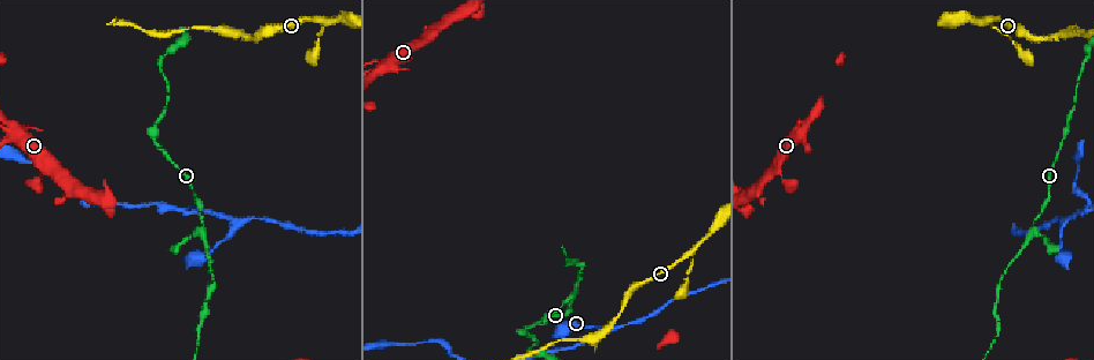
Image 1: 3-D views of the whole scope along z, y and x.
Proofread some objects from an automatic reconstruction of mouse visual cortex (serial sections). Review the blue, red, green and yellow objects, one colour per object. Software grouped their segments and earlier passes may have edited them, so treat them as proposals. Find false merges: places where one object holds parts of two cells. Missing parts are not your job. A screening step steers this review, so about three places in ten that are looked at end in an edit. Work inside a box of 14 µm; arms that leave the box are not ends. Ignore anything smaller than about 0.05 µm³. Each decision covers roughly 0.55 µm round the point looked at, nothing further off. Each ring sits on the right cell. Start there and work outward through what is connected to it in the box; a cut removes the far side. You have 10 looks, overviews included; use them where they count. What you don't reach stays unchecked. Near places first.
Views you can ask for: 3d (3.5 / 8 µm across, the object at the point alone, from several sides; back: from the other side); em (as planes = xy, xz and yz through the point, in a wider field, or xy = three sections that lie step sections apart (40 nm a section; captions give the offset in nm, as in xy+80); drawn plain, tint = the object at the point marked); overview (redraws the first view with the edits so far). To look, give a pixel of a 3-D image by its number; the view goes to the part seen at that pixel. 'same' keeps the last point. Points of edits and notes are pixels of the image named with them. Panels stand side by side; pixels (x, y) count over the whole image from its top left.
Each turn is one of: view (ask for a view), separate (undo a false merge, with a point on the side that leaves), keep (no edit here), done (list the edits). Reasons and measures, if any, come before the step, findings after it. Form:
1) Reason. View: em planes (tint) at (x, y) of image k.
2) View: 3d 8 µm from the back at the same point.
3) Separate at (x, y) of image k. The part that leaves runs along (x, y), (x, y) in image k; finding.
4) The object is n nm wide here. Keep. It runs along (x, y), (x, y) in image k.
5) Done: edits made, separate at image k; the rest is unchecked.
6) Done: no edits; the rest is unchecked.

Three arms meet. View: 3d 3.5 µm from the back at (689, 252) of image 1.

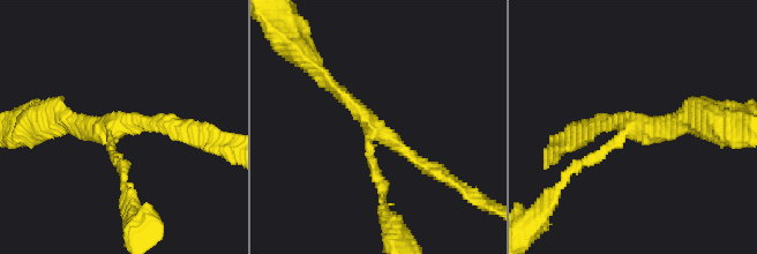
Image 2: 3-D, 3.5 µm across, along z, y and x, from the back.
View: em planes (tint) at (375, 128) of image 2.

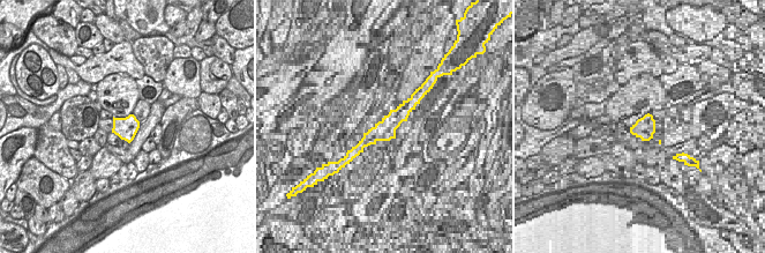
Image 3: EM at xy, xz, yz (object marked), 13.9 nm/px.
3 arms meet here; the arms are 150, 200, 200 nm wide. Keep. It runs along (437, 172), (374, 131), (321, 77) in image 2; one cell here.

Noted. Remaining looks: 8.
View: 3d 3.5 µm at (207, 27) of image 1.

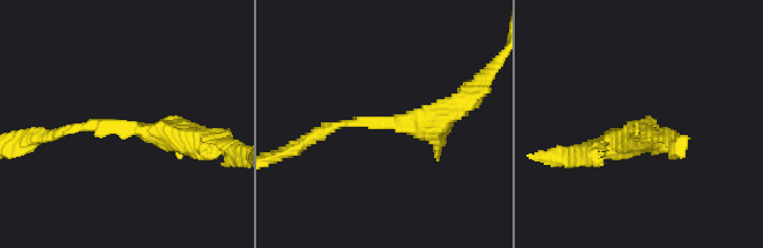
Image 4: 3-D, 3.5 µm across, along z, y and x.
The arms are 100, 400 nm wide. View: em xy step 1 (tint) at (128, 130) of image 4.

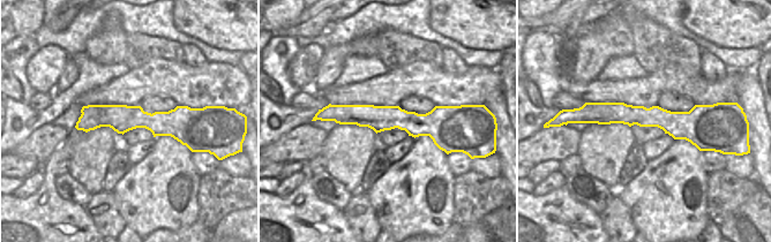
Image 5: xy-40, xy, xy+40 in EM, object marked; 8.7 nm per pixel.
The object is 220 nm wide here. Keep. It runs along (459, 104), (428, 125), (343, 121), (311, 136) in image 4; one cell here.

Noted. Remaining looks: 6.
Arms part here. View: 3d 8 µm at (1062, 224) of image 1.

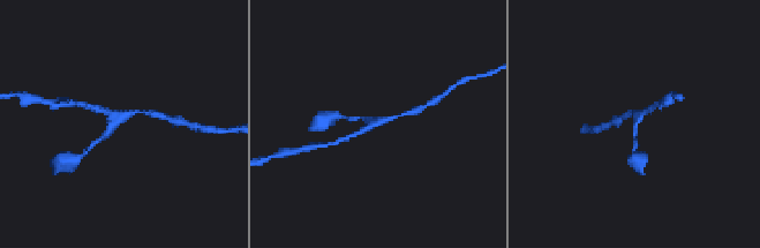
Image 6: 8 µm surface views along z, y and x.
View: 3d 3.5 µm from the back at (637, 120) of image 6.

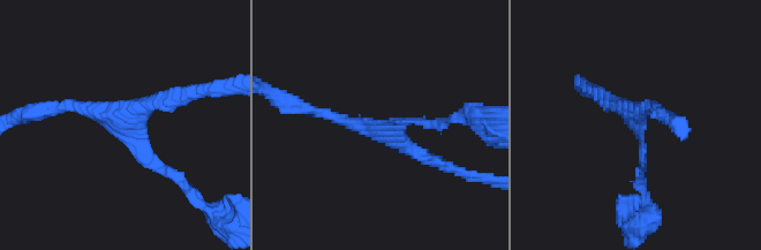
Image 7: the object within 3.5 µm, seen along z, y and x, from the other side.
Keep. It runs along (639, 186), (639, 133), (597, 93) in image 7; all the same cell.

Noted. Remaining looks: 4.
Sudden change in width. View: 3d 3.5 µm at (8, 153) of image 1.

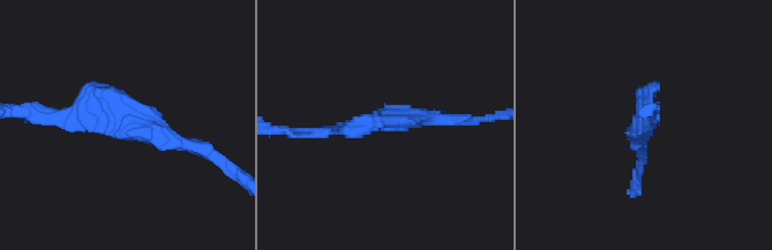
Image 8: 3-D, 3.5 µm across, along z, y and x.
View: em xy step 1 (tint) at (384, 120) of image 8.

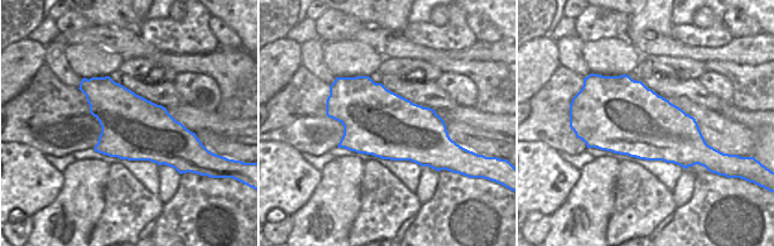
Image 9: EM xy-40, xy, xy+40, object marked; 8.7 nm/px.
View: em xy step 3 (tint) at the same point.

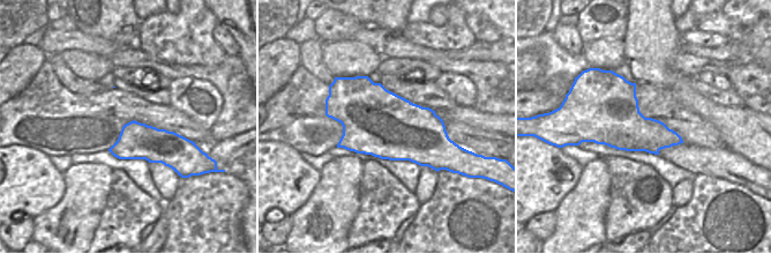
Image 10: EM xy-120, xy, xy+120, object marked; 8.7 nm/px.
Keep. It runs along (199, 150), (134, 129), (84, 83) in image 8; all the same cell.

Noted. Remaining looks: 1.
Done: no edits; the rest is unchecked.

